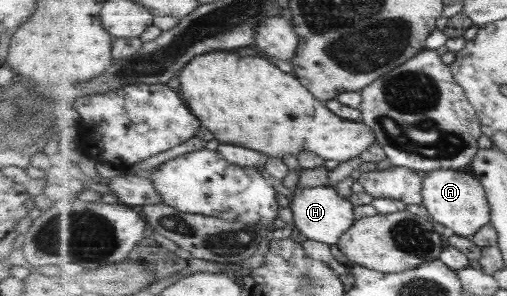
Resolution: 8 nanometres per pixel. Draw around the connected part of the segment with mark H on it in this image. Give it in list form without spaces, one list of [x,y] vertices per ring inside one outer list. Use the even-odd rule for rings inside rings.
[[[296,186],[290,202],[295,225],[301,234],[307,239],[321,241],[328,246],[337,245],[342,234],[345,234],[356,223],[354,206],[350,198],[341,197],[332,186],[310,188]]]

